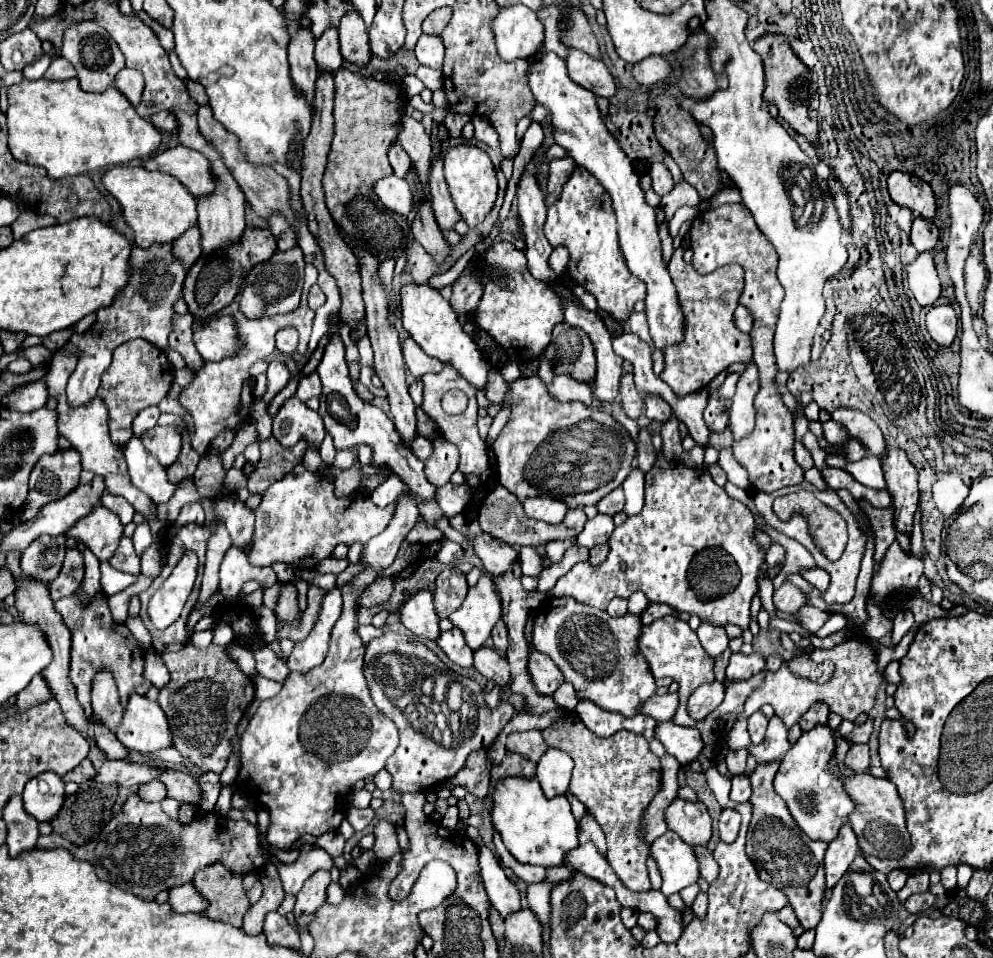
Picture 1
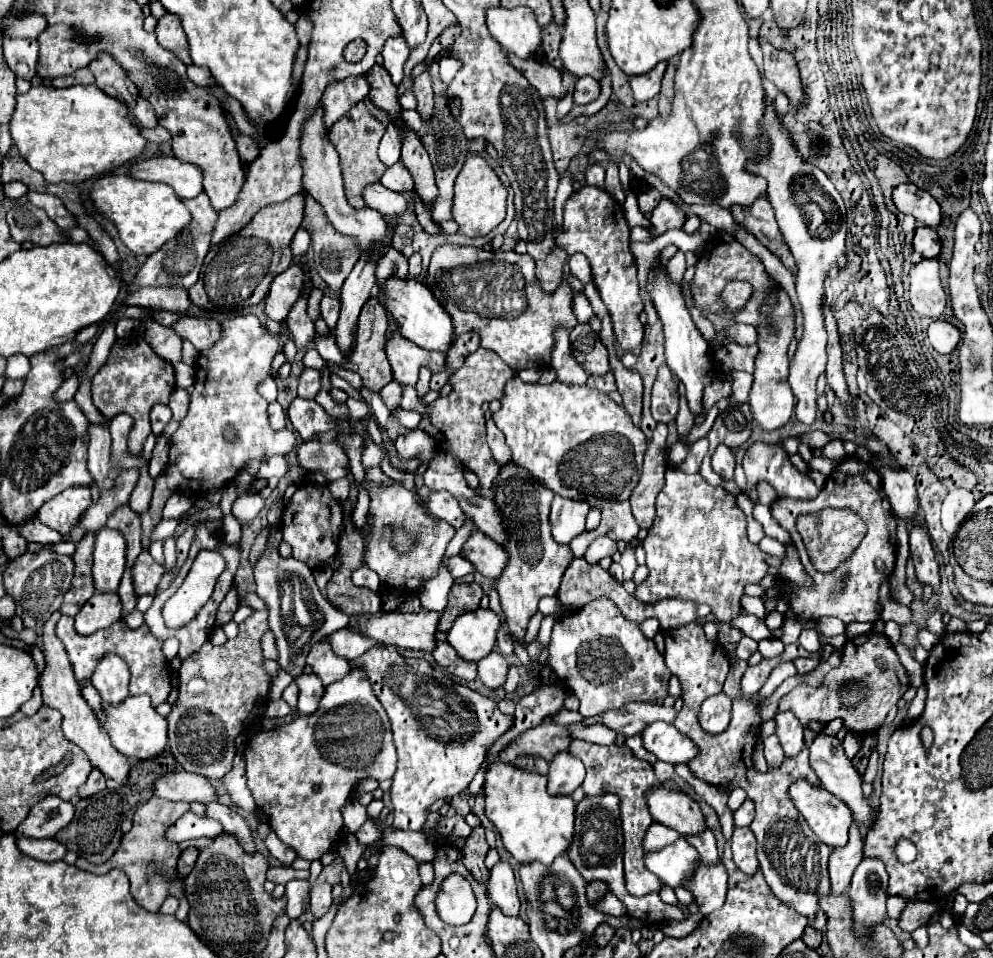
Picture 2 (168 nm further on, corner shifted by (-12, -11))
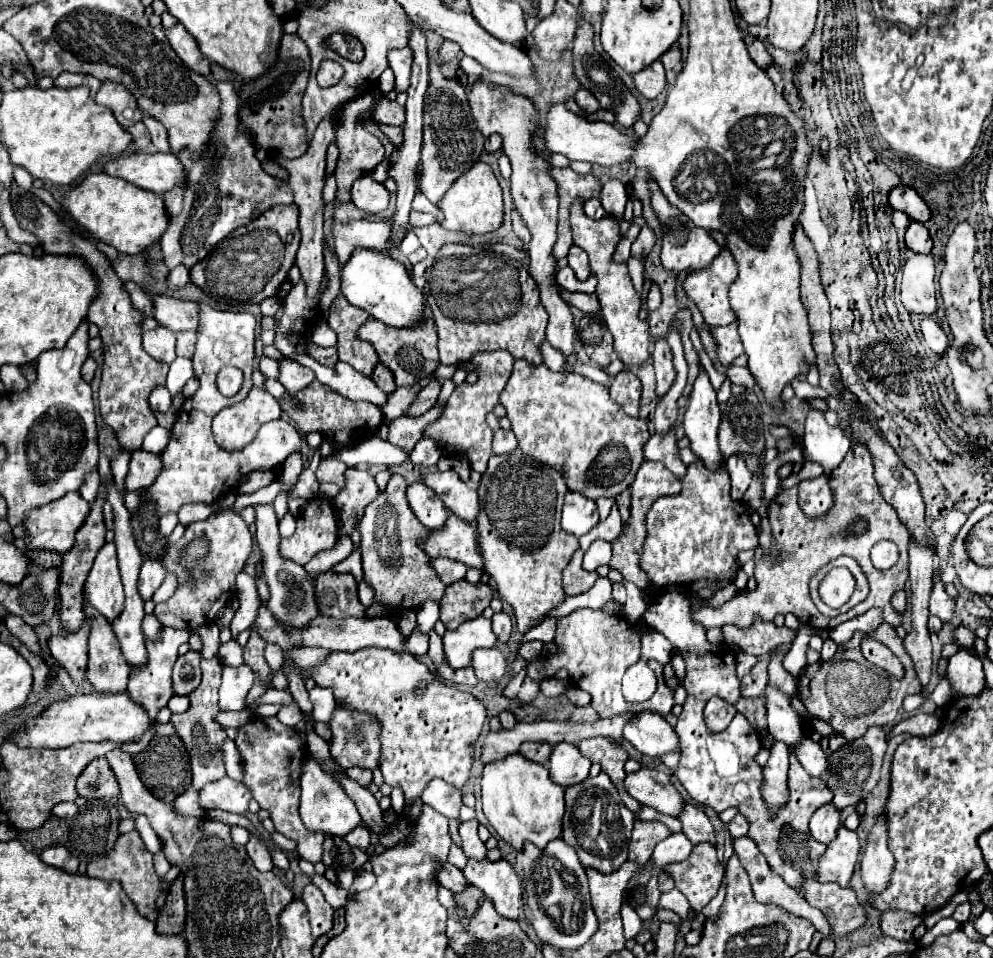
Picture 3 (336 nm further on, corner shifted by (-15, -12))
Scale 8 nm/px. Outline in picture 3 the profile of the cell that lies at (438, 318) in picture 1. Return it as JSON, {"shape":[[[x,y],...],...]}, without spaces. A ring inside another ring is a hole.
{"shape":[[[355,248],[355,254],[351,254],[347,264],[341,266],[341,294],[353,306],[365,310],[367,314],[385,322],[387,326],[415,326],[417,322],[427,318],[423,294],[415,288],[405,266],[377,250]]]}

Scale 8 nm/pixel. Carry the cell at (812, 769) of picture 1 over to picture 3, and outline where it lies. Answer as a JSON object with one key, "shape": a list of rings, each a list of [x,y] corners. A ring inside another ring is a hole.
{"shape":[[[825,804],[811,816],[809,832],[815,840],[827,844],[837,836],[839,826],[841,826],[841,812],[833,804]]]}

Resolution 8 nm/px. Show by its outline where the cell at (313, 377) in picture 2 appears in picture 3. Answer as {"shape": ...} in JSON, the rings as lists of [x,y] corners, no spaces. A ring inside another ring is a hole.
{"shape":[[[281,358],[279,360],[279,382],[285,386],[285,390],[289,392],[297,392],[297,390],[303,390],[307,384],[313,382],[313,372],[305,366],[301,366],[299,362],[295,360],[287,360],[287,358]]]}

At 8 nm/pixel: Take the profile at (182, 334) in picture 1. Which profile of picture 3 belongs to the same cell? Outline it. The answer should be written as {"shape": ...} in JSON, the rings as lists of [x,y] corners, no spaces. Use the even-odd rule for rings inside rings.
{"shape":[[[125,282],[125,288],[127,288],[127,292],[129,292],[131,300],[133,300],[133,306],[141,308],[141,312],[145,316],[153,316],[153,312],[151,312],[151,296],[133,282]]]}

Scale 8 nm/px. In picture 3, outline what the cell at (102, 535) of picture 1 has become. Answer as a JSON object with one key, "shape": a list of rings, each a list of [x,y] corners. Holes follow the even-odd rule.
{"shape":[[[107,542],[99,550],[95,564],[87,576],[85,592],[87,602],[97,608],[109,624],[113,624],[119,612],[123,612],[123,584],[113,542]]]}

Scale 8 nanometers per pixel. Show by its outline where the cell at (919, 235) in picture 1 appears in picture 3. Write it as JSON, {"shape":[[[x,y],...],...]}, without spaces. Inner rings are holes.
{"shape":[[[919,222],[909,224],[909,228],[905,232],[905,244],[907,244],[907,248],[911,248],[913,252],[919,252],[919,254],[929,254],[933,248],[929,230]]]}

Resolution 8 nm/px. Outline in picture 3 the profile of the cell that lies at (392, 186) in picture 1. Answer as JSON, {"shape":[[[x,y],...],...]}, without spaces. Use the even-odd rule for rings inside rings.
{"shape":[[[363,176],[355,180],[351,188],[351,200],[357,208],[361,208],[367,214],[379,214],[389,204],[389,192],[383,184],[371,180],[369,176]]]}

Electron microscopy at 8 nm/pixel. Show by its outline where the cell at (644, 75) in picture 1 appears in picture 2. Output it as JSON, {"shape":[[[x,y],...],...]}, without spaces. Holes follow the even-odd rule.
{"shape":[[[660,61],[652,71],[644,73],[644,75],[636,75],[630,79],[636,101],[648,101],[660,93],[660,81],[664,77],[666,67],[668,67],[668,63]]]}

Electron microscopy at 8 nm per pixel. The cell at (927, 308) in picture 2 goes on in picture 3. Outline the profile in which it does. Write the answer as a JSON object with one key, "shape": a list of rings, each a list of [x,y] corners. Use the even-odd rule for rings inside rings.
{"shape":[[[915,254],[905,260],[901,302],[909,312],[931,316],[937,310],[935,292],[935,262],[931,254]]]}

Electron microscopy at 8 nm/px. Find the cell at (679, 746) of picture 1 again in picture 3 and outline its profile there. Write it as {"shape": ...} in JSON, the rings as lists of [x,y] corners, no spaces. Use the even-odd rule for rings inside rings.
{"shape":[[[657,712],[635,714],[627,722],[627,728],[623,728],[623,738],[631,742],[641,754],[651,758],[661,758],[665,752],[679,746],[675,730]]]}

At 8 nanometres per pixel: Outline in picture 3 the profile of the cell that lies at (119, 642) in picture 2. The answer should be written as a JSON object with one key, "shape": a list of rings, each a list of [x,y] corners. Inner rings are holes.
{"shape":[[[163,628],[159,642],[147,640],[147,652],[149,652],[147,668],[131,672],[131,678],[129,678],[129,696],[131,696],[131,700],[135,700],[139,706],[143,706],[147,710],[151,720],[155,720],[157,712],[163,706],[167,706],[169,698],[173,696],[173,690],[171,690],[171,668],[173,668],[173,664],[175,664],[175,660],[179,656],[177,648],[183,642],[187,642],[189,636],[191,636],[191,632],[183,632],[183,630],[175,630],[175,628]]]}

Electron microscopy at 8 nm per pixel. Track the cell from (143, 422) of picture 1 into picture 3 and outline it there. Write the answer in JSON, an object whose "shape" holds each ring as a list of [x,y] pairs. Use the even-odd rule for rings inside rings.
{"shape":[[[155,386],[155,390],[149,396],[149,404],[151,404],[153,410],[161,410],[161,412],[169,410],[171,408],[171,394],[169,394],[169,390],[165,386]]]}

